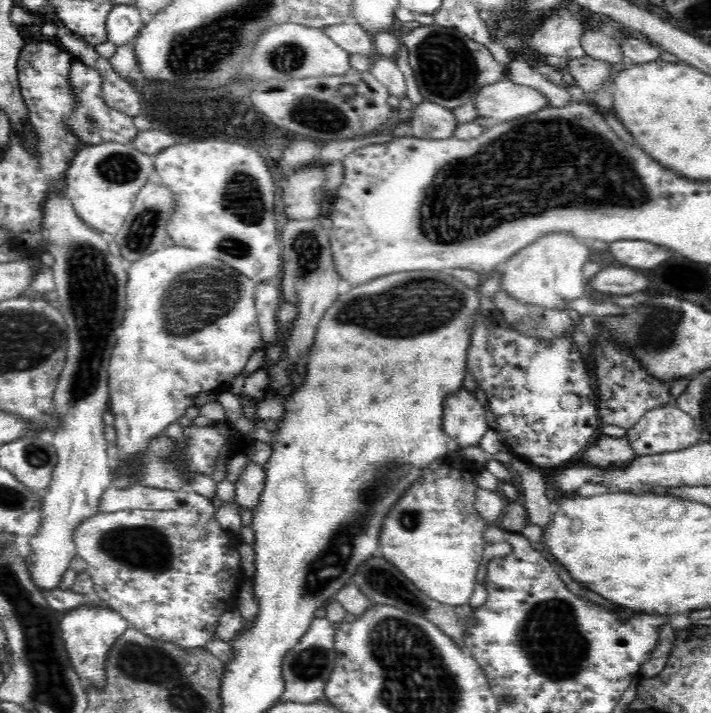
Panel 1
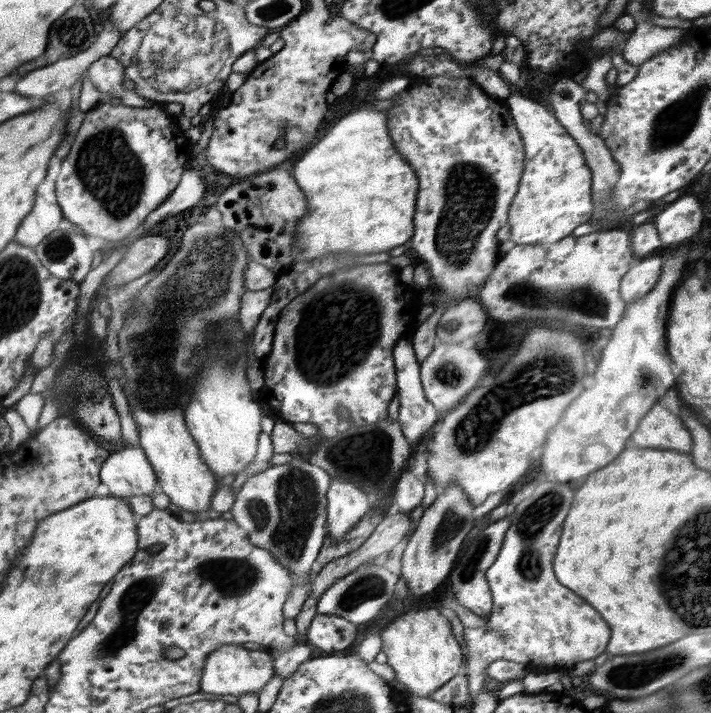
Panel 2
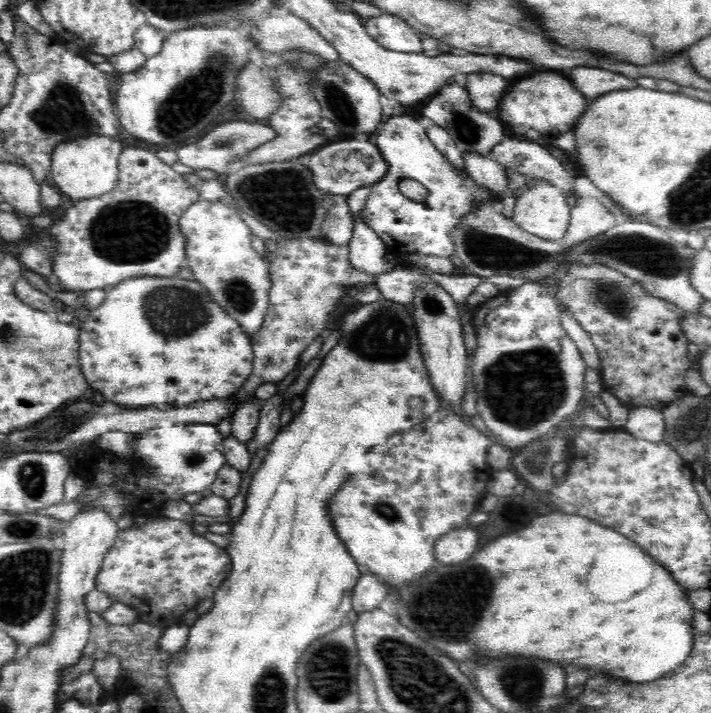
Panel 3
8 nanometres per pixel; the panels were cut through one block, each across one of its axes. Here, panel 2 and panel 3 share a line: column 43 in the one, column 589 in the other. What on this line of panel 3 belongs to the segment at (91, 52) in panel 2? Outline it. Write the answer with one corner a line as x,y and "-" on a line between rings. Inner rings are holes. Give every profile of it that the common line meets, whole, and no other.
574,68
570,72
570,78
574,86
590,98
589,102
593,102
594,98
610,90
630,90
638,85
626,76
615,72
602,72
596,68

